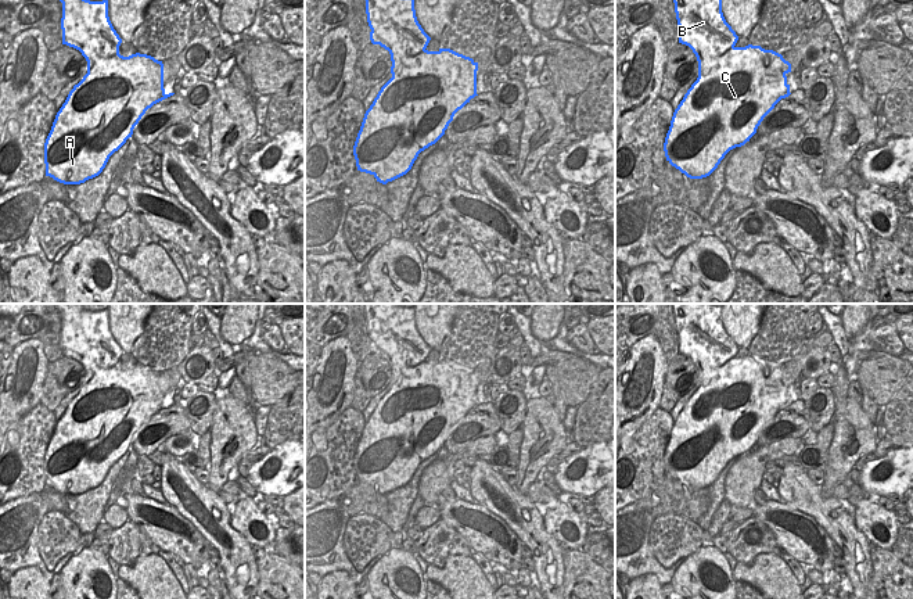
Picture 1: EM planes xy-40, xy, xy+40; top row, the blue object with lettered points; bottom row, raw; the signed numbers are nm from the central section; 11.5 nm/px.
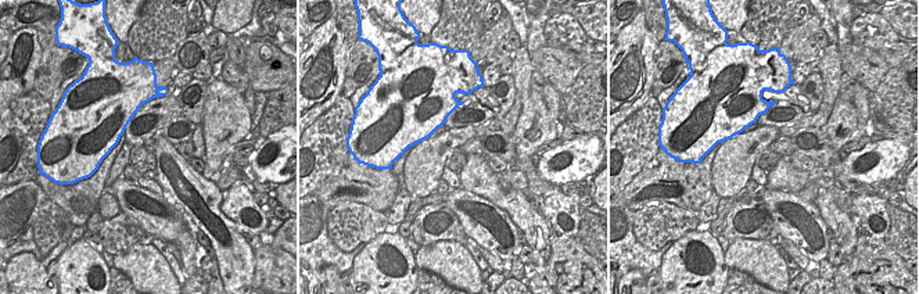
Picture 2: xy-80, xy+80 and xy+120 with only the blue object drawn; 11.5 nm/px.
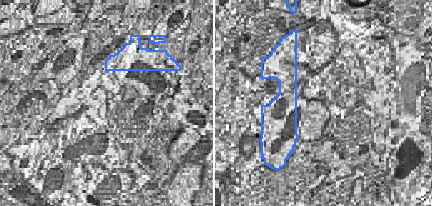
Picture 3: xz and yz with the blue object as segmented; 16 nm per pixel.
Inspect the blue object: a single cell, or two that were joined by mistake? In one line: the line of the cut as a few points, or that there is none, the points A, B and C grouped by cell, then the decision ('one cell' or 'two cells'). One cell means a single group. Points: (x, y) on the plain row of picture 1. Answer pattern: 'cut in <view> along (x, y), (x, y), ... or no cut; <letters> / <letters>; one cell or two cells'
cut in xy+40 along (733, 357), (721, 366), (721, 370), (708, 383), (698, 384); A C / B; two cells

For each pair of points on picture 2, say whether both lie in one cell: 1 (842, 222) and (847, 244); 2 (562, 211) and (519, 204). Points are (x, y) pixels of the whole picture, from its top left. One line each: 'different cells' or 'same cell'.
1: same cell
2: different cells

